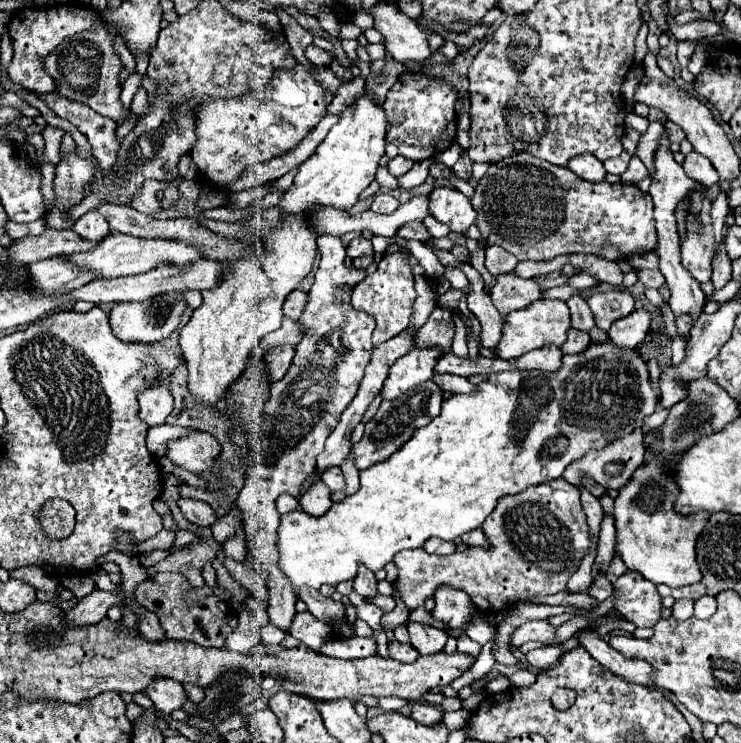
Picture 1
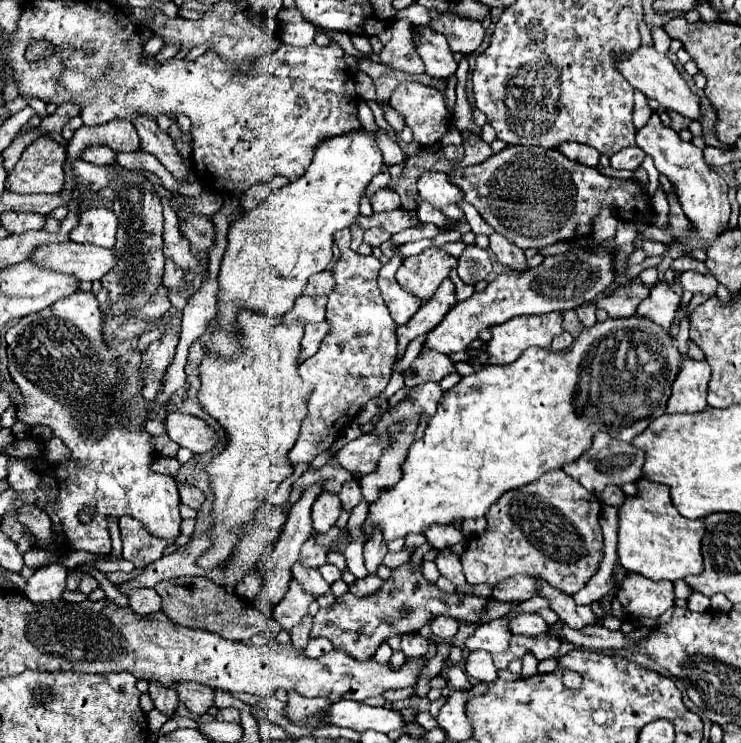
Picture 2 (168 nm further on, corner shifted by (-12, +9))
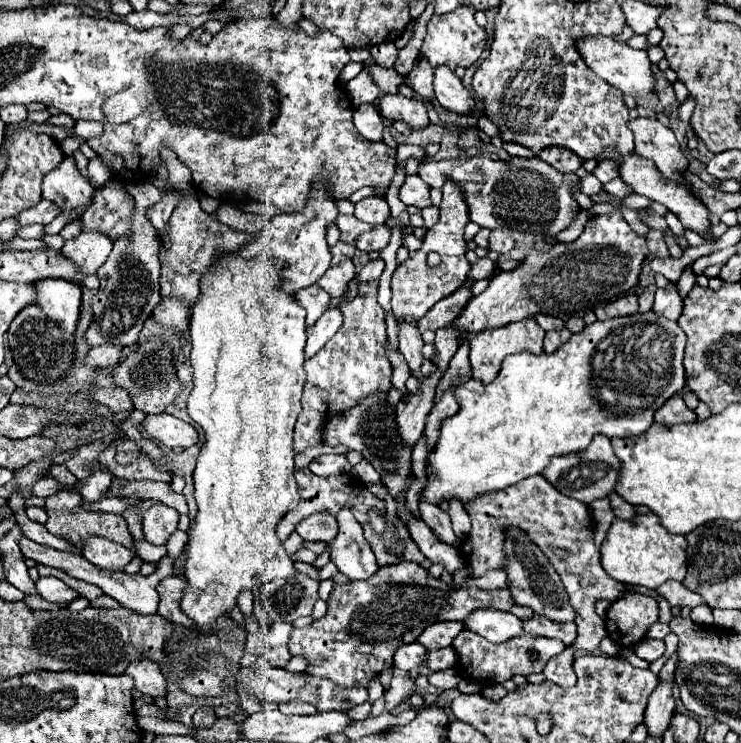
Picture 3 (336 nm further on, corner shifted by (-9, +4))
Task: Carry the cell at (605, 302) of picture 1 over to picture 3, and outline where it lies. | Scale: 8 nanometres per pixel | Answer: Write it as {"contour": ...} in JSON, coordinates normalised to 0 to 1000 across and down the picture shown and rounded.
{"contour":[[[857,394],[841,397],[827,408],[803,413],[803,424],[806,424],[808,432],[827,429],[827,427],[841,427],[841,424],[854,424],[854,421],[860,421],[860,397]]]}

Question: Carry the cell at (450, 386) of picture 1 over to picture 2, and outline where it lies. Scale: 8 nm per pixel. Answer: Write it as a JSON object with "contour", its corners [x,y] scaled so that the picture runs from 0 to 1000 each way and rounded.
{"contour":[[[570,468],[567,476],[564,476],[564,482],[545,501],[545,509],[548,509],[545,511],[545,522],[537,525],[524,538],[524,544],[529,544],[529,546],[537,544],[545,536],[545,525],[551,525],[551,520],[564,520],[564,517],[580,514],[580,511],[594,514],[599,506],[605,506],[610,501],[615,501],[615,498],[613,498],[613,487],[605,479],[599,479],[599,476],[588,474],[588,471],[572,471]]]}

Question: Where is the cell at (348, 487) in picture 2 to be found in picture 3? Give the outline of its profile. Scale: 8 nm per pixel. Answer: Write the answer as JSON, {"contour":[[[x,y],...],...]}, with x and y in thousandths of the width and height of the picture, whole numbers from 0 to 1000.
{"contour":[[[471,682],[455,690],[457,717],[447,731],[447,755],[471,779],[498,779],[511,766],[498,731],[490,723],[490,709],[482,704]]]}

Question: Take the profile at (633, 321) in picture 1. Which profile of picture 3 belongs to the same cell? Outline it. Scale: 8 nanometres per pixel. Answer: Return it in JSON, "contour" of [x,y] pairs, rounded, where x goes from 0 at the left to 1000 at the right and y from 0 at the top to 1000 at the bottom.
{"contour":[[[903,381],[895,389],[887,389],[884,408],[881,408],[881,421],[892,424],[897,429],[914,432],[919,419],[922,419],[922,402],[916,400],[916,392],[914,392],[911,381]]]}

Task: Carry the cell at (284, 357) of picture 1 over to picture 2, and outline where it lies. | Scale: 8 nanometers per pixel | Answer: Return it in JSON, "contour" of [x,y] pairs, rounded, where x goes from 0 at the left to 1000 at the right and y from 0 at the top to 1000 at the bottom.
{"contour":[[[443,433],[413,436],[413,447],[410,447],[410,455],[408,455],[408,485],[426,476],[426,471],[432,468],[432,460],[443,450],[443,444],[445,444]]]}

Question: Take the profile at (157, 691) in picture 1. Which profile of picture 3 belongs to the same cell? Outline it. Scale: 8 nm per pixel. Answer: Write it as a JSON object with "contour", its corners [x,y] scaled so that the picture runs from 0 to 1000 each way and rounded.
{"contour":[[[274,952],[260,962],[260,973],[266,978],[285,978],[290,970],[290,957],[285,952]]]}

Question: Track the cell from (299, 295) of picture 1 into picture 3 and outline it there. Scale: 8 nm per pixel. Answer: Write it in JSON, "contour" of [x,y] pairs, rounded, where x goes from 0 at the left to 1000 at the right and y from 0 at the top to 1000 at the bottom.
{"contour":[[[466,349],[457,357],[444,359],[444,365],[439,365],[439,370],[433,373],[433,378],[428,378],[428,384],[439,389],[444,400],[460,400],[468,389],[468,381],[476,373],[479,373],[479,357],[474,349]]]}

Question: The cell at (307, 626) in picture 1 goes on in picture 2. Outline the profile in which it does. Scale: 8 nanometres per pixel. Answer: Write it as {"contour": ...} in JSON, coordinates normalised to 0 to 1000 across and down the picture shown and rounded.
{"contour":[[[410,829],[408,837],[391,848],[391,864],[394,864],[394,869],[399,869],[399,875],[410,875],[410,869],[416,867],[418,843],[421,843],[421,832]]]}

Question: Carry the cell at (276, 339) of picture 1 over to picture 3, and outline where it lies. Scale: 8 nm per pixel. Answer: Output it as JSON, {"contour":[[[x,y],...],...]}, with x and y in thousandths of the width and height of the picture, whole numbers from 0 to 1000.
{"contour":[[[430,384],[412,386],[412,392],[401,392],[398,405],[414,419],[414,437],[420,440],[441,416],[444,416],[444,397]]]}

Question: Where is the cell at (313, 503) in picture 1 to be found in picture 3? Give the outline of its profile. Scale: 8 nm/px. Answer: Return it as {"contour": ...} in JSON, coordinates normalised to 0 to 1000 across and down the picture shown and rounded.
{"contour":[[[422,690],[414,699],[409,699],[401,707],[401,717],[412,725],[412,728],[436,728],[436,731],[447,731],[455,720],[455,701],[452,693],[447,690]]]}

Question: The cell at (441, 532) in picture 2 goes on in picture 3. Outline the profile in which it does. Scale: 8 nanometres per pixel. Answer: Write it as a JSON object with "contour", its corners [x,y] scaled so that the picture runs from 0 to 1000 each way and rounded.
{"contour":[[[565,677],[568,685],[568,699],[579,707],[579,712],[603,734],[617,731],[617,720],[609,712],[609,699],[603,690],[598,690],[590,680],[584,677]]]}

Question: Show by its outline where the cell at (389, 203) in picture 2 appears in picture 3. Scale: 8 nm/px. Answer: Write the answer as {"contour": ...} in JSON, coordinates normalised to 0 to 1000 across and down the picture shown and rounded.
{"contour":[[[495,265],[490,271],[484,271],[479,276],[479,292],[493,297],[493,300],[503,300],[503,303],[520,303],[520,297],[525,295],[528,284],[520,268],[514,265]]]}

